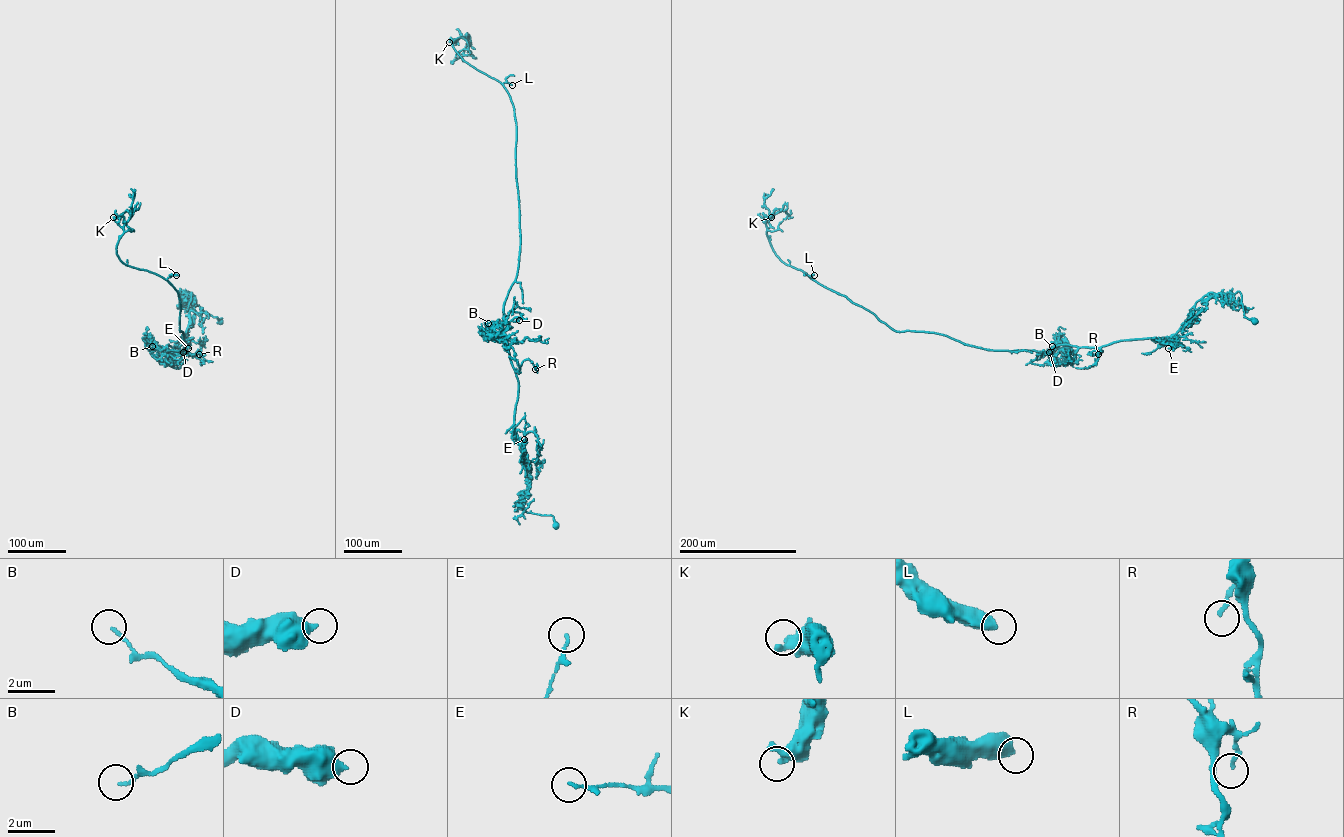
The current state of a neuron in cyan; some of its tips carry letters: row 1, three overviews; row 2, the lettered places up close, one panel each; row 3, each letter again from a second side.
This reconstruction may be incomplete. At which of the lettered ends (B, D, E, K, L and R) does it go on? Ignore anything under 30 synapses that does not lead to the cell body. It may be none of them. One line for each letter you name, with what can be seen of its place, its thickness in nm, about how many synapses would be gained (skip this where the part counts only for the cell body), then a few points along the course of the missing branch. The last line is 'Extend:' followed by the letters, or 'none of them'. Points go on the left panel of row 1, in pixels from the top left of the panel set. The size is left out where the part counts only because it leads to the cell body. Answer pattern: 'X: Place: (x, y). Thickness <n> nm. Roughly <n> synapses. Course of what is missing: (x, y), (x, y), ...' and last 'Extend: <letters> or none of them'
Extend: none of them

